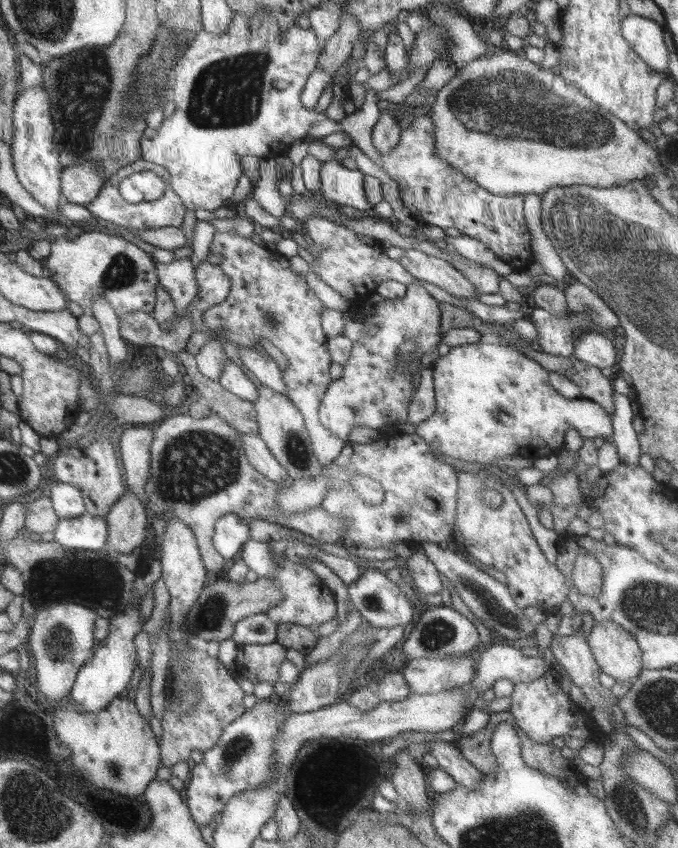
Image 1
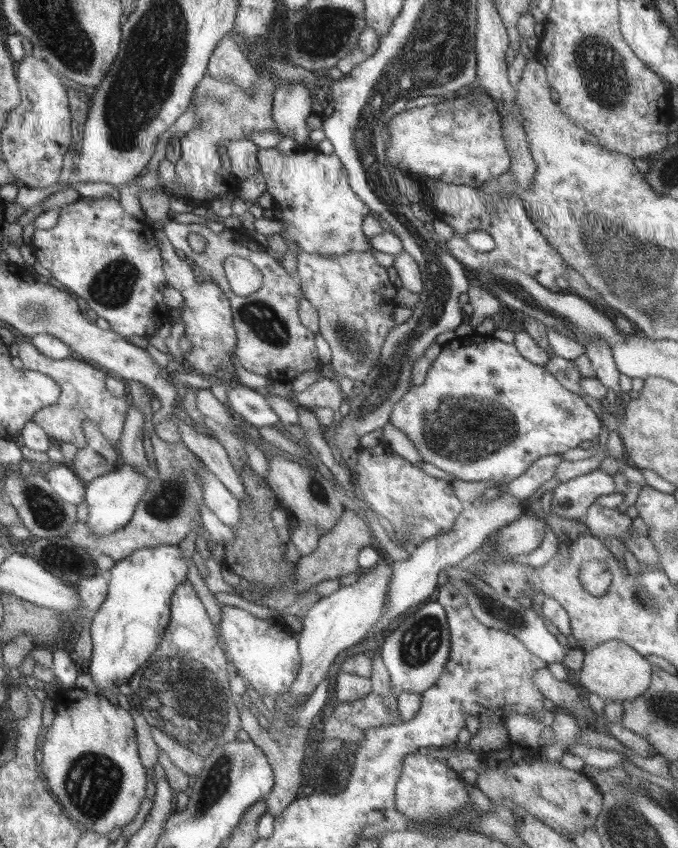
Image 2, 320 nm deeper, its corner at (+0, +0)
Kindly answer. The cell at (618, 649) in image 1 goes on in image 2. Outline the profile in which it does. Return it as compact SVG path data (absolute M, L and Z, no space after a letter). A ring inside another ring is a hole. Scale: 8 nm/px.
M610 640L584 652L583 666L578 678L584 693L593 693L601 699L628 701L636 699L651 683L651 665L640 653L618 640Z

